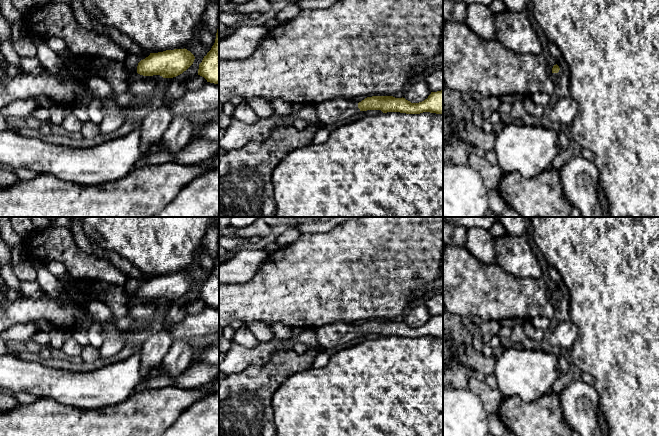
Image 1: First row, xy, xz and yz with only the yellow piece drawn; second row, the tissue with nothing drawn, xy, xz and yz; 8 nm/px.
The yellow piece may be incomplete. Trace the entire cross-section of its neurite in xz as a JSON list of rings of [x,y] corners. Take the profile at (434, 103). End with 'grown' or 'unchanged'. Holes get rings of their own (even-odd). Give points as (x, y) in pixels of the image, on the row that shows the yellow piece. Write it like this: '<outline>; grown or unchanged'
[[[443,90],[431,92],[427,99],[419,103],[411,103],[405,98],[393,96],[367,97],[358,104],[353,100],[335,99],[316,104],[317,122],[330,125],[345,120],[359,111],[381,110],[383,113],[400,112],[420,114],[430,112],[443,115]]]; grown

